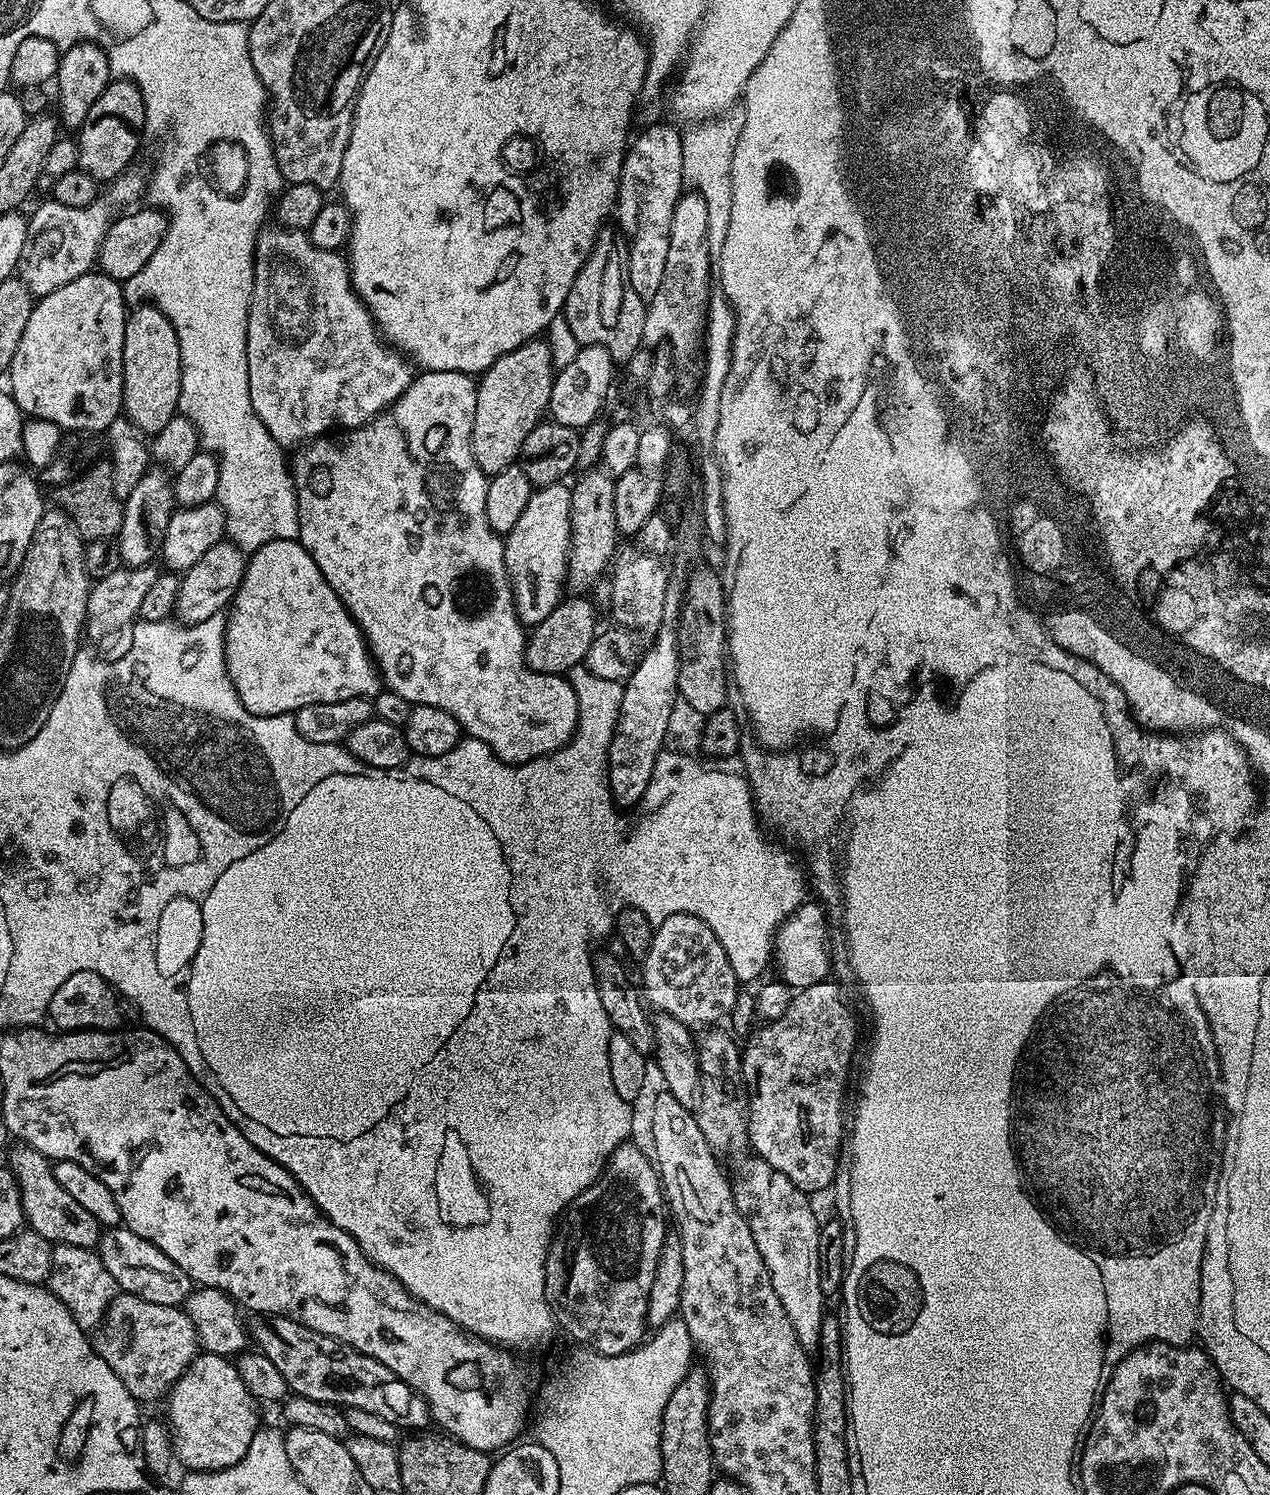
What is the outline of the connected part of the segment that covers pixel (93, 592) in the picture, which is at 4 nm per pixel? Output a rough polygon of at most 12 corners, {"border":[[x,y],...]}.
{"border":[[155,565],[121,566],[89,589],[85,637],[125,652]]}

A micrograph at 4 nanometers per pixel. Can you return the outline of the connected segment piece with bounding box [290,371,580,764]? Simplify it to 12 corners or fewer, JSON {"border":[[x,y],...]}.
{"border":[[421,371],[290,460],[300,545],[385,689],[507,764],[576,691],[524,661],[474,462]]}

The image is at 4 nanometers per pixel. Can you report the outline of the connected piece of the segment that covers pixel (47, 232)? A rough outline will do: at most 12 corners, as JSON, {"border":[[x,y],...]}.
{"border":[[48,198],[18,278],[39,298],[93,271],[114,219]]}

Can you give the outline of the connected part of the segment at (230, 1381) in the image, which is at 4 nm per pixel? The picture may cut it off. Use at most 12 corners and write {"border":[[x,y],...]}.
{"border":[[197,1355],[166,1397],[175,1459],[234,1466],[262,1427],[229,1357]]}

